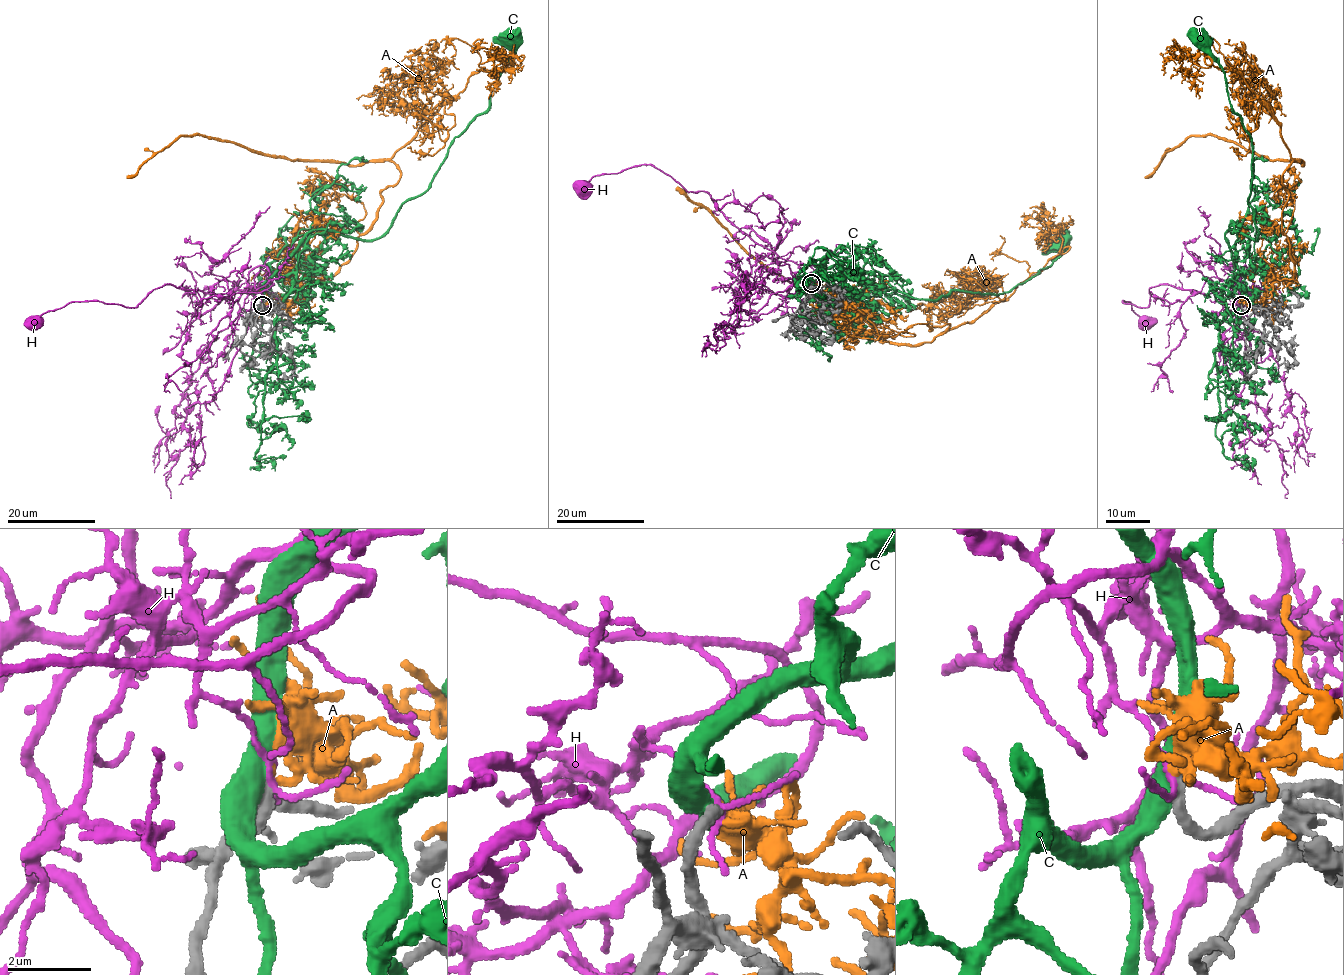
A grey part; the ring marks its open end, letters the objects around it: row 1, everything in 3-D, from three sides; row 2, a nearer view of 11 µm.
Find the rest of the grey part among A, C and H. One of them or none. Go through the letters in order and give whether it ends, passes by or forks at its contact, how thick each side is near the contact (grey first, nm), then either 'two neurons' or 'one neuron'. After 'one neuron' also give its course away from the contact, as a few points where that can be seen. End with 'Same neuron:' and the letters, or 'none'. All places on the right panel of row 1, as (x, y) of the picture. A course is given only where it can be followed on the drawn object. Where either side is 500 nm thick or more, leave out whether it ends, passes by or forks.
A: it passes by; 320 nm thick on the grey side, 260 nm on the other; two neurons
C: 360 nm thick on the grey side, 500 nm on the other; one neuron; it runs (1240, 305), (1225, 234), (1257, 239), (1252, 147), (1224, 71), (1200, 40)
H: it forks there; 320 nm thick on the grey side, 120 nm on the other; two neurons
Same neuron: C

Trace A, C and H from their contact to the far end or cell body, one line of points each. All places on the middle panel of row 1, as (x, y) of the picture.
A: (811, 283), (867, 312), (883, 336), (949, 326), (913, 345), (857, 330), (676, 188)
C: (811, 282), (857, 267), (915, 298), (936, 300), (953, 290), (997, 294), (1048, 266), (1061, 242)
H: (811, 282), (803, 281), (816, 282), (818, 267), (755, 244), (709, 194), (688, 192), (650, 164), (583, 186)

